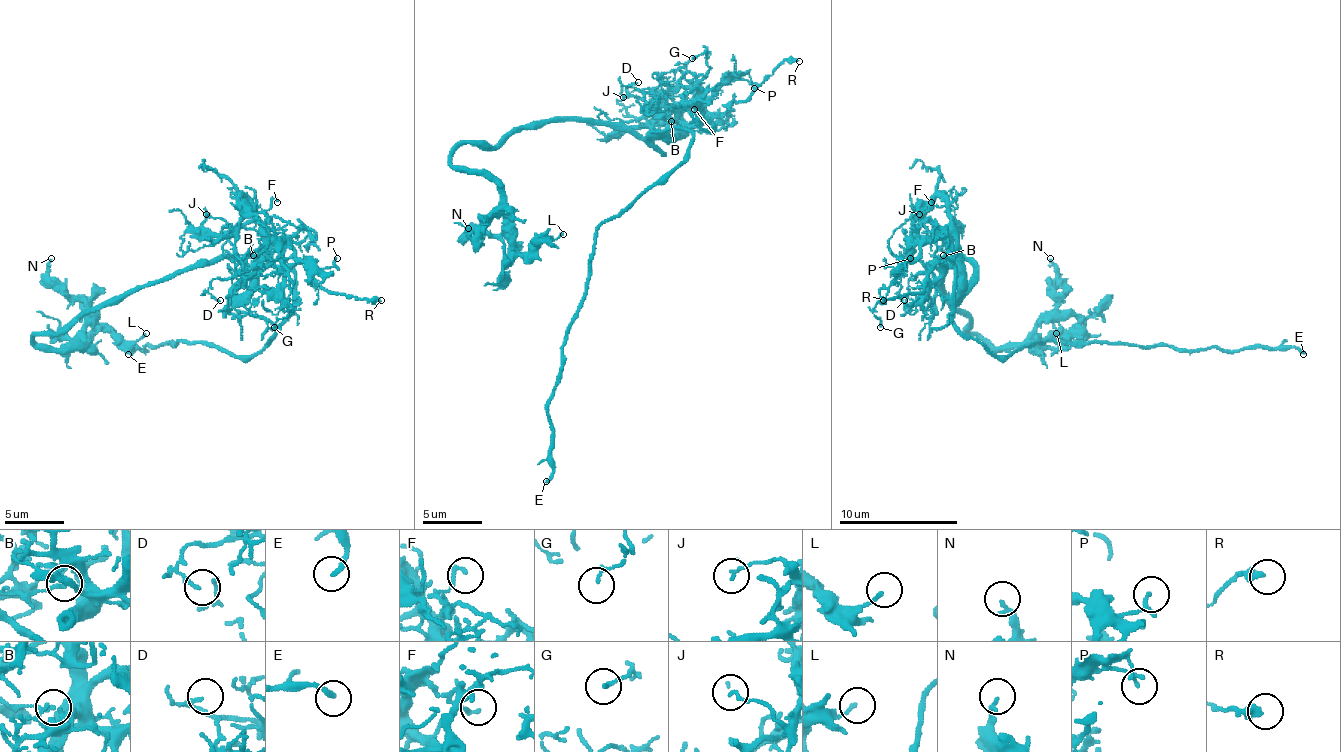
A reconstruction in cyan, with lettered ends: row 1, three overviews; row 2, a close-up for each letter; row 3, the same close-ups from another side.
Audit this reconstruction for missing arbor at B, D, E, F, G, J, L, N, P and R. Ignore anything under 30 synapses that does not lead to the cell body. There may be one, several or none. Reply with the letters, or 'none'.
E

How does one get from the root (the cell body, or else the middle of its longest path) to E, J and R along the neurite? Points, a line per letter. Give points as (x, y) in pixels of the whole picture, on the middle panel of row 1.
E: (656, 147), (659, 129), (683, 126), (692, 135), (677, 165), (596, 231), (587, 293), (549, 404), (546, 481)
J: (656, 147), (656, 138), (680, 135), (683, 106), (665, 94), (659, 97), (650, 88), (623, 97)
R: (656, 147), (656, 138), (671, 138), (694, 123), (706, 123), (724, 115), (781, 64), (799, 61)

